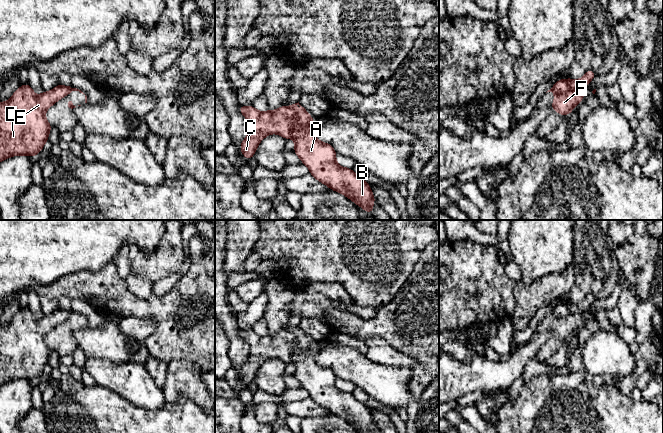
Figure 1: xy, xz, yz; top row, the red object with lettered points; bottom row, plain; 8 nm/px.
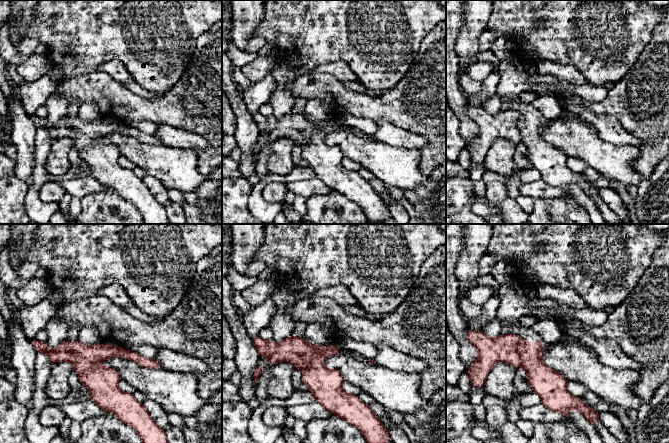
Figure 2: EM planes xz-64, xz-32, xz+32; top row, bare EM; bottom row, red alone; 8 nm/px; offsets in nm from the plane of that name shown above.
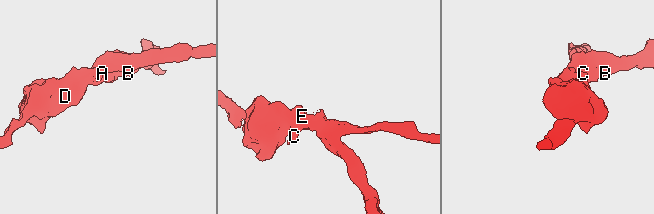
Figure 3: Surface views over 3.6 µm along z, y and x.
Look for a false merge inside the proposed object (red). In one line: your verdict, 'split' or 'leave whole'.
split

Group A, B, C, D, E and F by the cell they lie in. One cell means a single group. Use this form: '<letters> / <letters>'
A B F / C D E

